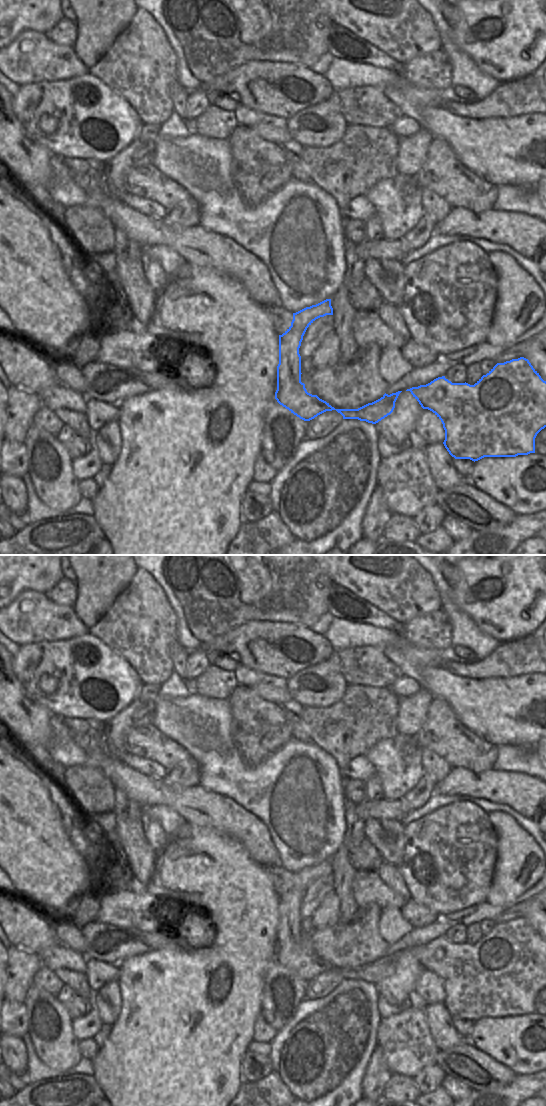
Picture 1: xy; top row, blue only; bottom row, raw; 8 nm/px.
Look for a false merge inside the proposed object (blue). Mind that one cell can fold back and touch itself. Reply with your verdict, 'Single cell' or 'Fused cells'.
Single cell.

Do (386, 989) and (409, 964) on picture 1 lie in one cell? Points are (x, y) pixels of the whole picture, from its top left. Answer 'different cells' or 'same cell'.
same cell

